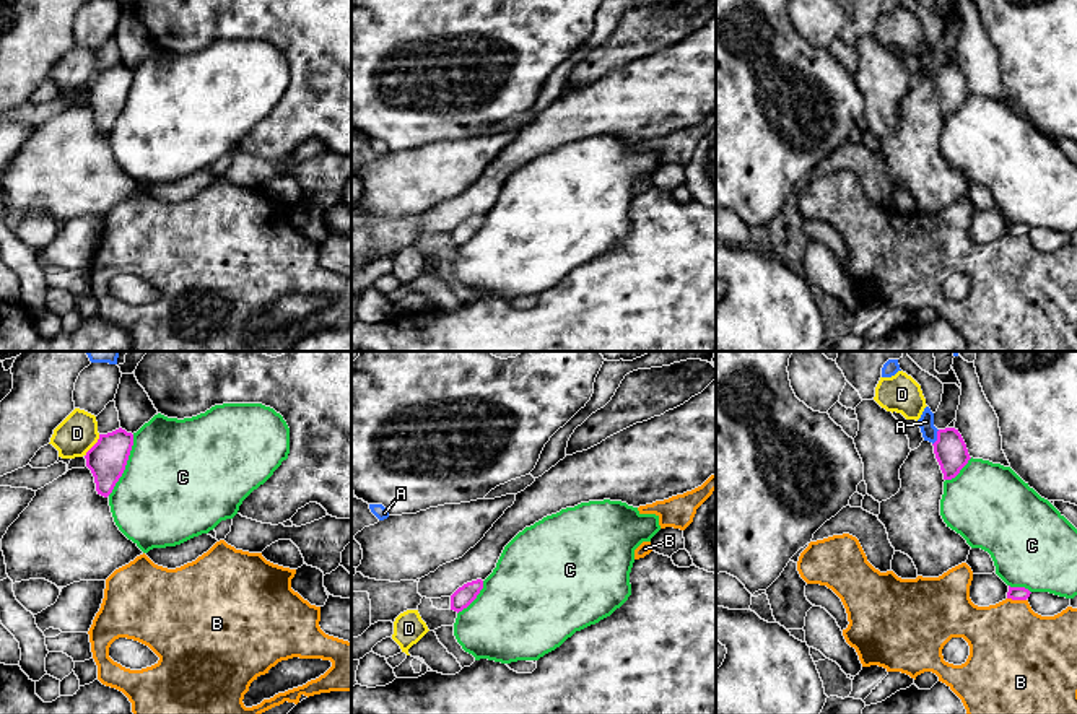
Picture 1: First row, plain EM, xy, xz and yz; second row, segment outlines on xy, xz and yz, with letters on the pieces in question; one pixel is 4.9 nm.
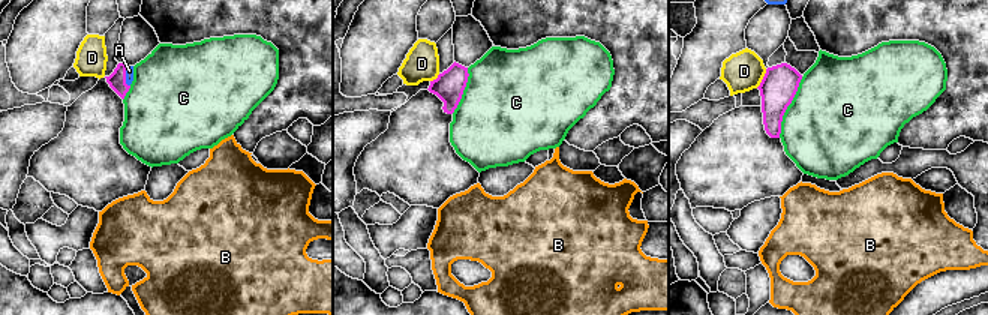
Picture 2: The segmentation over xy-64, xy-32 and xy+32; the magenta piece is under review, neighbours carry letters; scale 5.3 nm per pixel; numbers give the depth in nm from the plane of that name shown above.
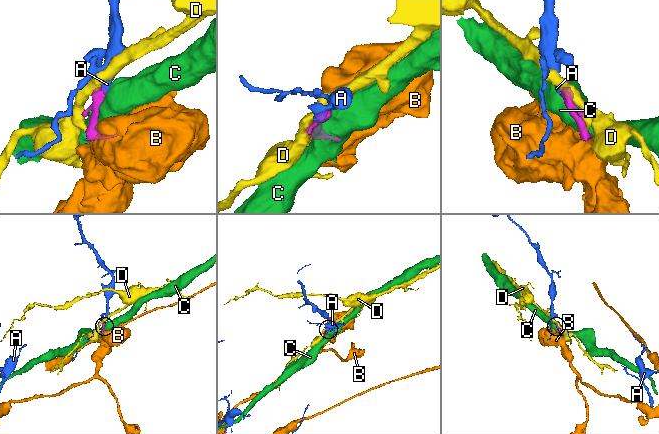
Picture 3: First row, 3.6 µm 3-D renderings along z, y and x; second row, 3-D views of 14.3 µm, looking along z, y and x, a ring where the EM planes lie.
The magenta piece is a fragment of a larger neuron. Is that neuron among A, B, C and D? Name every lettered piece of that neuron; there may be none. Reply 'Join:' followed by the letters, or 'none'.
Join: A

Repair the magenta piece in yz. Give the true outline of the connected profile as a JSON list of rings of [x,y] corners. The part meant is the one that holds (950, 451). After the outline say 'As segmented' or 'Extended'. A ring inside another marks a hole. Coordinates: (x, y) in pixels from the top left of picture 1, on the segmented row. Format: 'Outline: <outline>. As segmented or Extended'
Outline: [[[929,407],[924,408],[918,424],[924,441],[934,446],[934,454],[944,473],[944,480],[955,478],[971,459],[958,429],[937,429],[934,426],[934,413]]]. Extended

